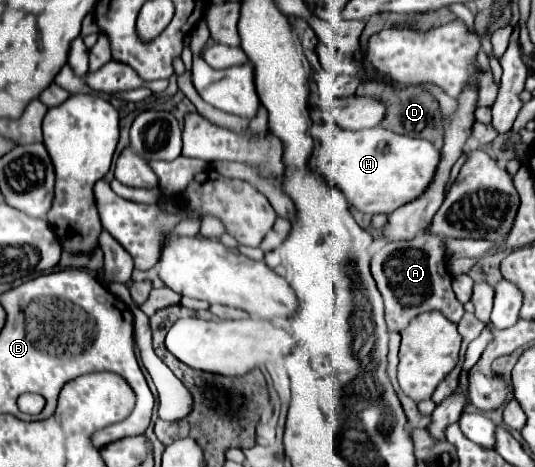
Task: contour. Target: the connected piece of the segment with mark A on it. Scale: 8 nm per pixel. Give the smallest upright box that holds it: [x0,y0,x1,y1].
[370,233,464,333]

